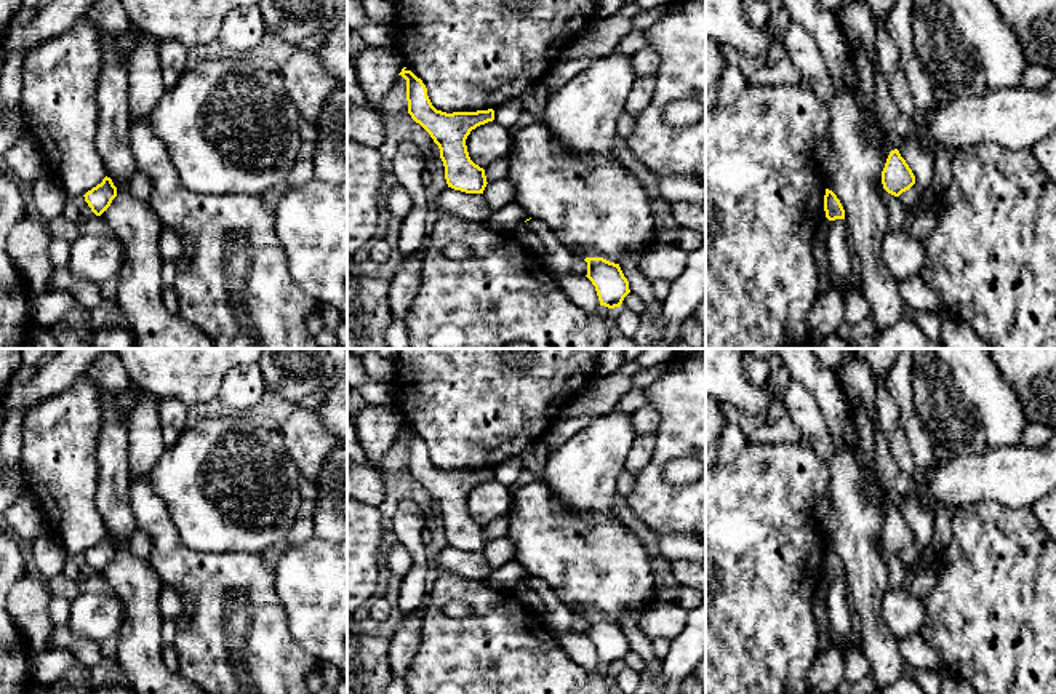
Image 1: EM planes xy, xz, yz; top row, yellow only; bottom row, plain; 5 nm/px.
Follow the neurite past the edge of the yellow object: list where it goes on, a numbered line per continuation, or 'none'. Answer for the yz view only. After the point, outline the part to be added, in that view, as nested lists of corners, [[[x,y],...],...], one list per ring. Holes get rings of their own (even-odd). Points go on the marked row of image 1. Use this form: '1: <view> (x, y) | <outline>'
none

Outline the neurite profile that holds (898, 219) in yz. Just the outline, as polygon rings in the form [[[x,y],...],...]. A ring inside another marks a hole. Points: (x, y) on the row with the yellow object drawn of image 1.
[[[882,177],[875,182],[875,187],[878,190],[880,198],[886,205],[886,209],[888,209],[888,214],[890,214],[888,230],[890,232],[898,232],[898,230],[906,229],[907,216],[904,213],[904,208],[902,208],[899,198],[891,195],[891,193],[888,193],[883,189]]]

